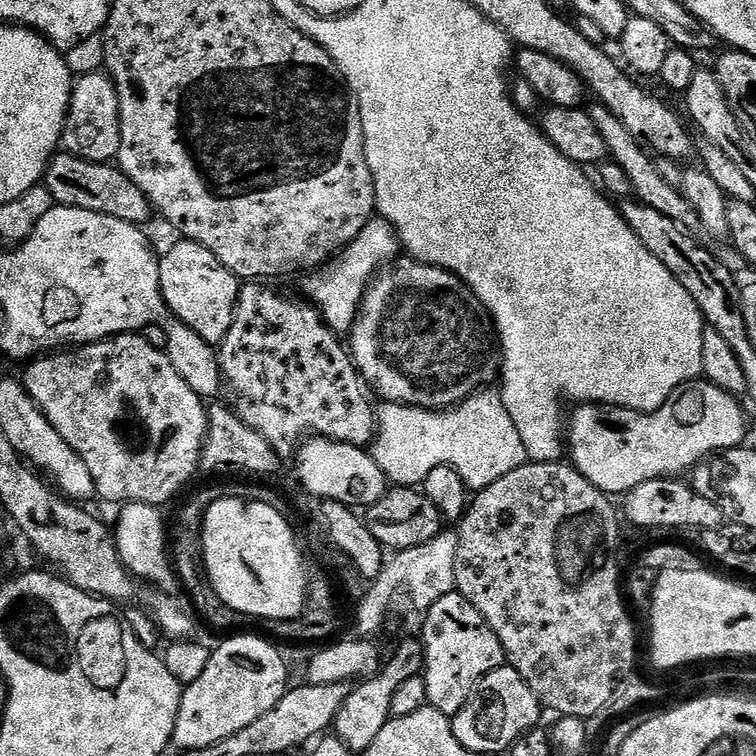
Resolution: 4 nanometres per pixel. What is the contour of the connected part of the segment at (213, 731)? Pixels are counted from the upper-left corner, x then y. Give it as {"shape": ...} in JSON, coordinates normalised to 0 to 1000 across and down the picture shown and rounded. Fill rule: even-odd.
{"shape":[[[307,841],[296,847],[280,862],[275,873],[275,857],[270,852],[258,852],[258,845],[224,851],[222,858],[214,862],[214,872],[220,886],[230,892],[230,897],[239,902],[254,899],[254,906],[242,911],[238,922],[235,950],[230,955],[228,984],[239,992],[283,987],[283,981],[294,981],[294,976],[304,976],[304,971],[315,971],[315,966],[331,960],[331,955],[347,950],[356,939],[362,939],[368,929],[376,922],[384,909],[381,901],[381,878],[376,868],[354,847],[344,841]]]}

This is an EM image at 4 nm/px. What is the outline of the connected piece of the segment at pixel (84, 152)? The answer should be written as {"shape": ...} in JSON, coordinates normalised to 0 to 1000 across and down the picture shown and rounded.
{"shape":[[[131,94],[104,102],[95,112],[95,140],[85,163],[83,200],[126,217],[142,217],[152,213],[157,192],[159,147],[147,101]]]}

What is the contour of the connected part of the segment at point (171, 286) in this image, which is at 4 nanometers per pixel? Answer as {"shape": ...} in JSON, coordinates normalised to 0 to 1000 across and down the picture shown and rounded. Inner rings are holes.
{"shape":[[[239,316],[222,335],[210,340],[212,382],[224,414],[239,423],[257,442],[262,442],[275,455],[291,456],[299,447],[310,426],[310,410],[317,393],[320,372],[272,325],[259,323],[255,317]]]}

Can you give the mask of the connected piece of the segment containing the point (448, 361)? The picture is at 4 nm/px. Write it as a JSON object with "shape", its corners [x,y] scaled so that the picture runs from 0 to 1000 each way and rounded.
{"shape":[[[544,341],[525,343],[488,374],[458,455],[478,504],[491,517],[493,513],[504,524],[504,530],[515,534],[534,534],[574,545],[602,541],[659,497],[653,450],[622,382],[599,360]]]}

